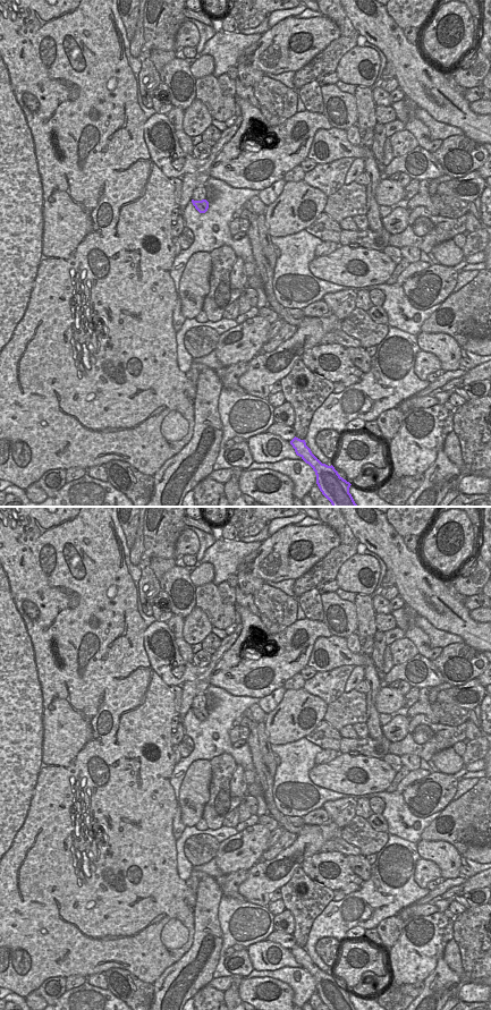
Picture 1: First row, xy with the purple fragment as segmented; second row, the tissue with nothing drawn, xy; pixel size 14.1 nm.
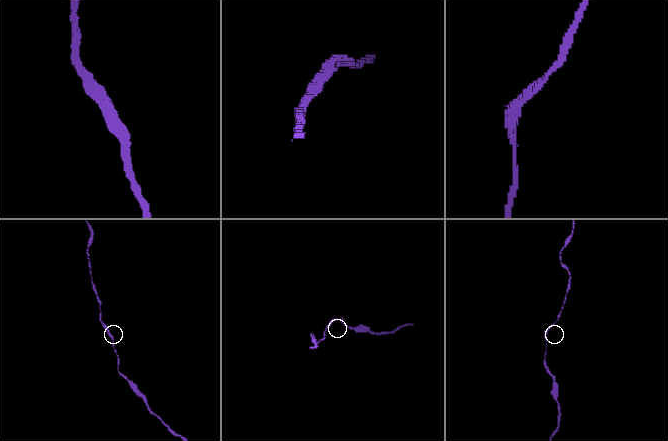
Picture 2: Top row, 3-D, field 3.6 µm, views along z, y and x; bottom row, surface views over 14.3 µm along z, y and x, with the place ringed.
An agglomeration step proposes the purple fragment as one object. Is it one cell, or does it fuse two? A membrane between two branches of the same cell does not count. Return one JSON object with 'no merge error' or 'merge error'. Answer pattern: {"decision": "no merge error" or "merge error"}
{"decision": "no merge error"}

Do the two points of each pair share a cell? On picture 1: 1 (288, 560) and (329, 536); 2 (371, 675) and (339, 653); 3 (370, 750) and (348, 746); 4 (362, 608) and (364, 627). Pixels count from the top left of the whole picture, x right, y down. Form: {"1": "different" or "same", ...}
{"1": "same", "2": "different", "3": "same", "4": "same"}

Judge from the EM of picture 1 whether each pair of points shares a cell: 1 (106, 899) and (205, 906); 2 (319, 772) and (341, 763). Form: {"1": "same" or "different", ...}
{"1": "different", "2": "same"}

